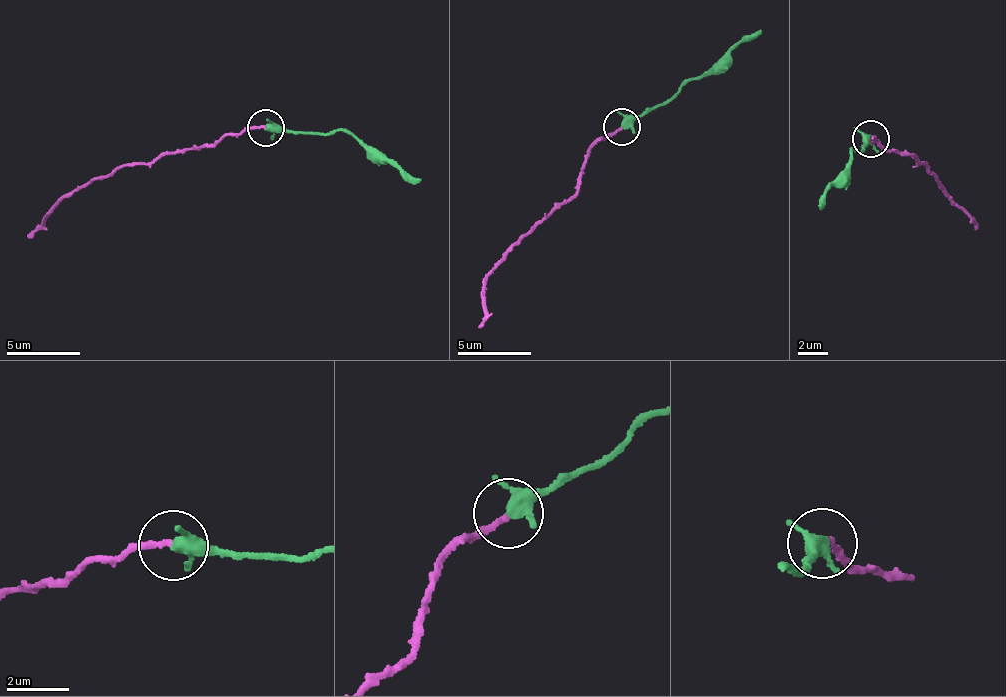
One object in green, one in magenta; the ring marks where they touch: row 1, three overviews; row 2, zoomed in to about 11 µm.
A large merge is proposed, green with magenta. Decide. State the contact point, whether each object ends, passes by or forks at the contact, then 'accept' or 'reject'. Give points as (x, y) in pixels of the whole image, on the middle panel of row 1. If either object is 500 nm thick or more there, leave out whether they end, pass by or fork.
at (622, 126); green passes by; magenta ends there; accept

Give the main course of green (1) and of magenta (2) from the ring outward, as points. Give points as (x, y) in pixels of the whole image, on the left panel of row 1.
1: (264, 126), (317, 131), (344, 129), (422, 178)
2: (264, 126), (227, 133), (184, 153), (165, 153), (97, 176), (59, 203), (26, 239)

